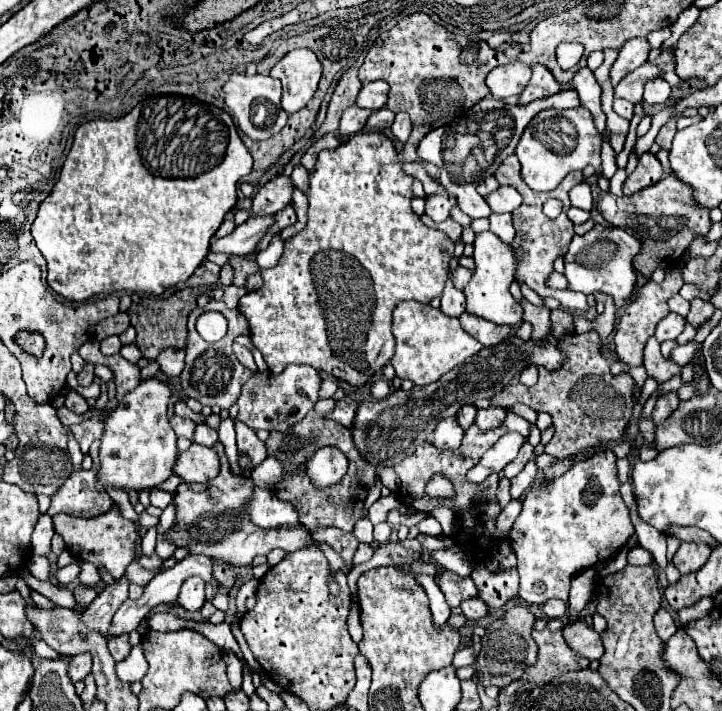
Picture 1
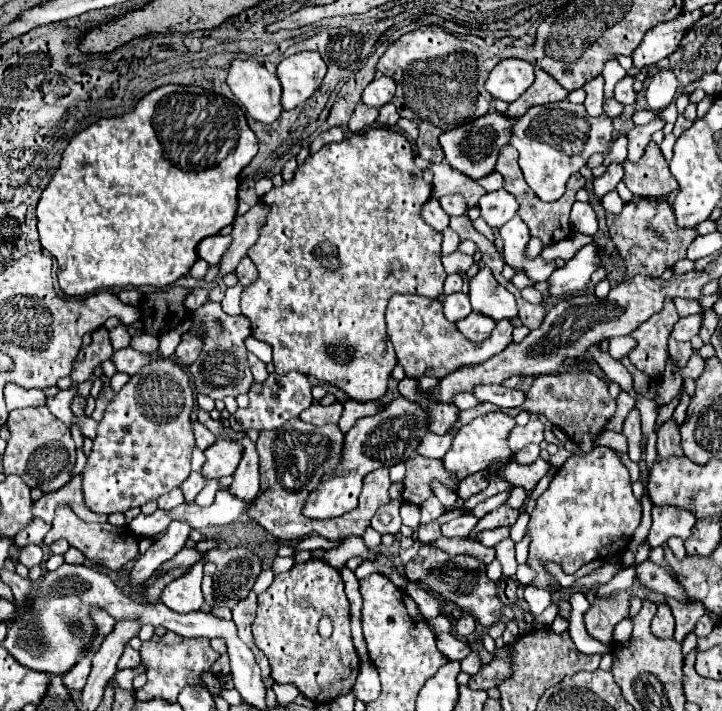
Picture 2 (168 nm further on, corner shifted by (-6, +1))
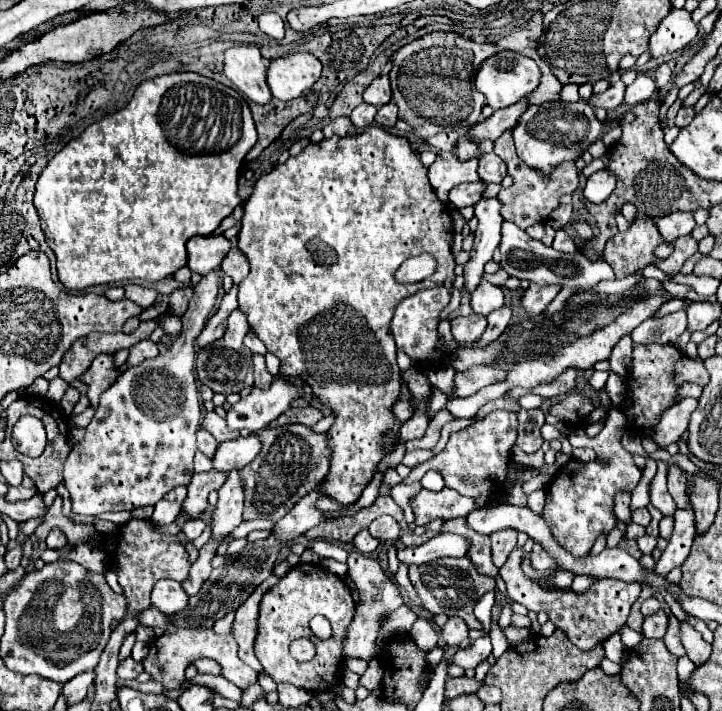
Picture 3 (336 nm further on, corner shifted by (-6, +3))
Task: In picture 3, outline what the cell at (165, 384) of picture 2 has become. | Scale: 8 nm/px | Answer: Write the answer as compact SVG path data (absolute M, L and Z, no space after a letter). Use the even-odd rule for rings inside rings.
M210 271L200 283L194 287L194 295L190 299L188 311L182 315L182 333L178 341L164 353L154 359L146 359L140 365L128 367L114 385L110 385L100 399L94 419L86 427L82 443L72 447L66 463L64 463L64 487L68 489L72 511L76 515L100 515L104 511L122 511L136 509L146 505L156 505L170 489L178 485L188 485L192 479L192 459L196 453L196 431L200 427L200 397L196 389L194 377L194 361L196 361L196 337L204 329L206 317L214 307L218 293L218 275Z

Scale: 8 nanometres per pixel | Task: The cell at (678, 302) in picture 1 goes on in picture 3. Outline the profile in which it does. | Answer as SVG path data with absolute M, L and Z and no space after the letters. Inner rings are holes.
M680 309L676 313L664 315L660 319L648 319L638 325L630 337L636 345L650 345L650 343L664 343L674 345L676 339L686 331L686 311Z

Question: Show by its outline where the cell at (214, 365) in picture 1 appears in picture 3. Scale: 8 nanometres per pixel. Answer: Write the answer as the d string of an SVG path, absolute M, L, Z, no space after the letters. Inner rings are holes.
M234 311L228 317L228 329L226 333L210 343L208 347L200 349L196 357L196 371L198 371L198 381L202 385L208 385L214 393L230 395L230 393L240 393L244 387L250 387L254 383L252 379L252 351L244 347L242 339L250 331L250 325L246 321L246 315L242 311Z

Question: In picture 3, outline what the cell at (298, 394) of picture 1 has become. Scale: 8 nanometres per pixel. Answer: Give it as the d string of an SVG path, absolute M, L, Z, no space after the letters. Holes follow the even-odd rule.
M276 377L270 389L262 391L254 387L248 397L232 405L226 413L226 425L238 431L242 429L248 429L252 433L260 431L278 415L282 415L286 409L290 409L290 403L296 397L300 397L298 389L286 383L282 377Z

